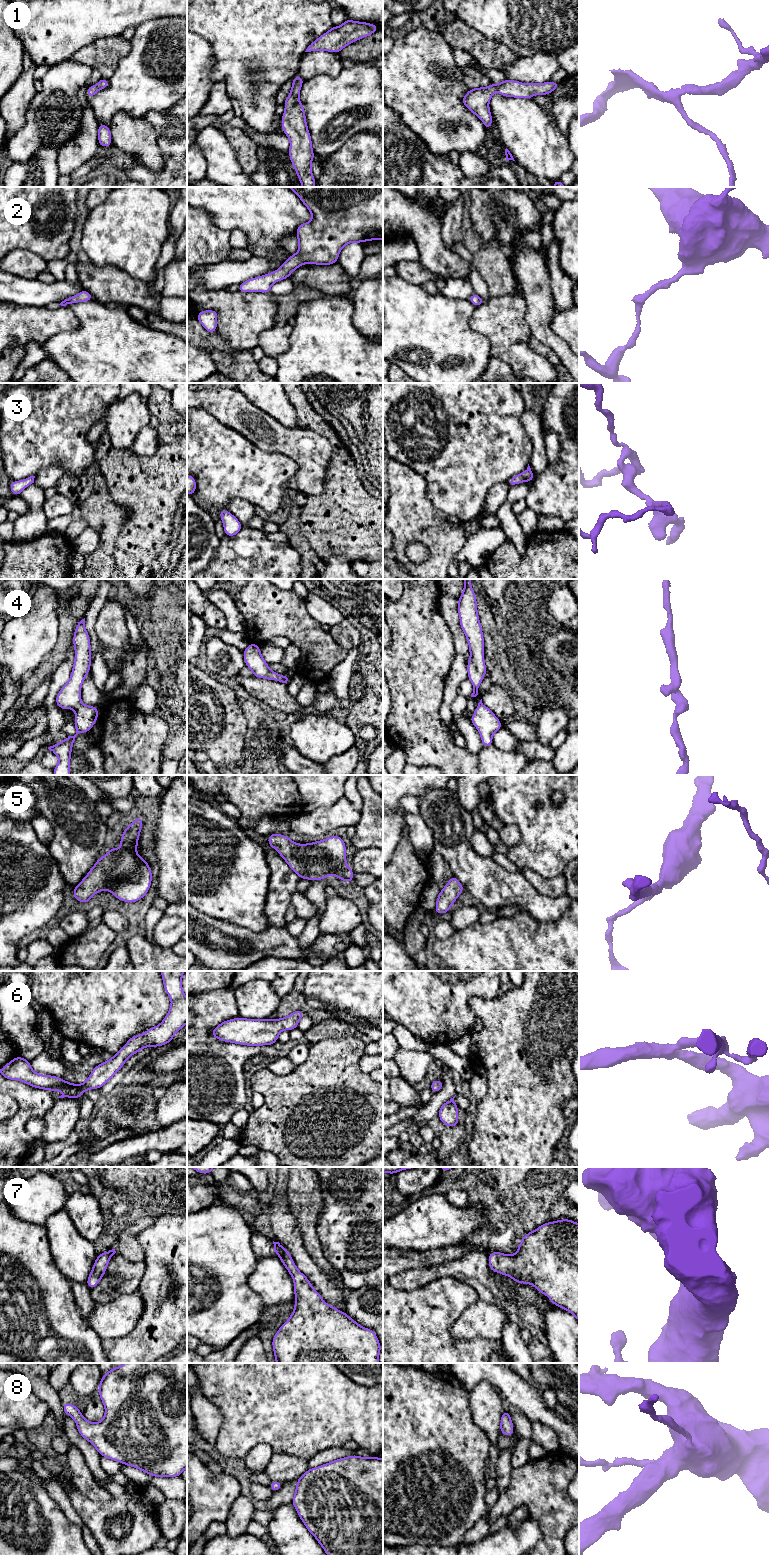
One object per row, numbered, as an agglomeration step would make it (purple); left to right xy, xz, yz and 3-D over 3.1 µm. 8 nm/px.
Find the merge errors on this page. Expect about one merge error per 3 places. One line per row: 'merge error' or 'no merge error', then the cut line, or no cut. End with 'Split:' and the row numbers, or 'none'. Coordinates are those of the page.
1: no merge error; cut none
2: no merge error; cut none
3: no merge error; cut none
4: no merge error; cut none
5: no merge error; cut none
6: no merge error; cut none
7: no merge error; cut none
8: no merge error; cut none
Split: none

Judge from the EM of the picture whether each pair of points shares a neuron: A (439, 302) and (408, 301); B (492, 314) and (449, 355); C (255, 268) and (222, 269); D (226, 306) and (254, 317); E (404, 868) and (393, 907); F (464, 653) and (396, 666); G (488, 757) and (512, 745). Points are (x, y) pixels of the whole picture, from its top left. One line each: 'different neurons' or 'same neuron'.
A: same neuron
B: different neurons
C: same neuron
D: same neuron
E: same neuron
F: different neurons
G: different neurons

